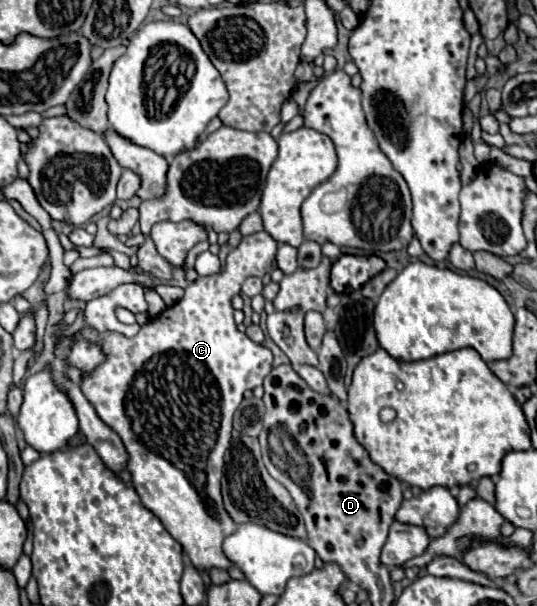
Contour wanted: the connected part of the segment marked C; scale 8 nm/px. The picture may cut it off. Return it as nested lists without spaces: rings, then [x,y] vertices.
[[[267,232],[243,236],[241,244],[229,254],[223,274],[199,278],[197,282],[189,284],[179,302],[141,324],[133,338],[117,332],[97,332],[83,326],[75,336],[61,336],[55,342],[55,356],[63,362],[77,340],[89,340],[103,350],[105,362],[95,366],[91,372],[81,372],[79,386],[95,408],[97,416],[123,440],[129,454],[127,470],[131,472],[131,482],[141,502],[183,546],[189,562],[197,570],[209,570],[213,566],[225,570],[233,566],[221,550],[225,536],[229,536],[237,526],[225,512],[221,500],[223,456],[231,444],[233,414],[241,404],[245,390],[253,390],[255,386],[263,384],[263,378],[273,368],[273,354],[237,330],[231,312],[231,298],[241,292],[241,284],[247,276],[263,278],[267,272],[271,272],[275,250],[277,242]]]

